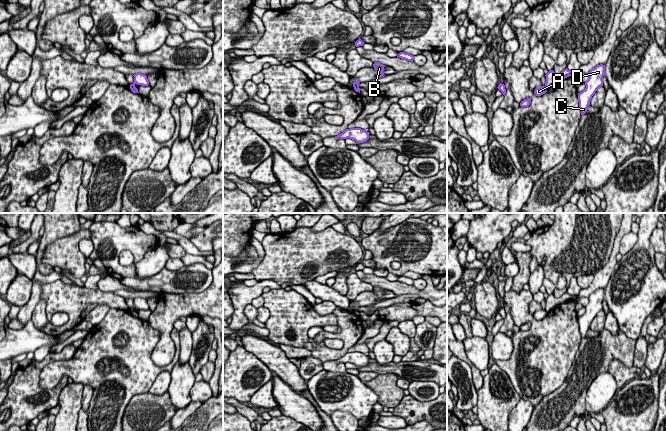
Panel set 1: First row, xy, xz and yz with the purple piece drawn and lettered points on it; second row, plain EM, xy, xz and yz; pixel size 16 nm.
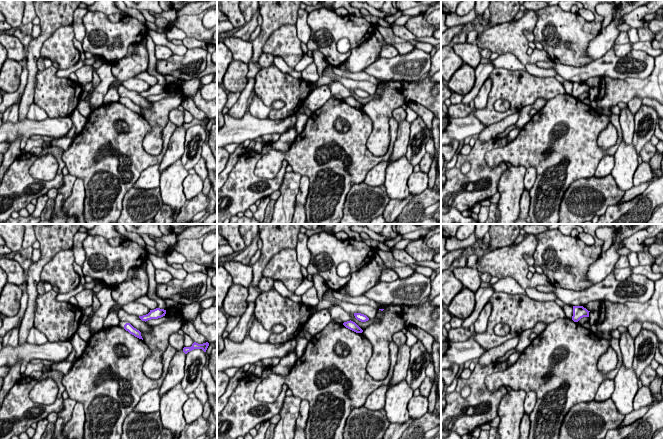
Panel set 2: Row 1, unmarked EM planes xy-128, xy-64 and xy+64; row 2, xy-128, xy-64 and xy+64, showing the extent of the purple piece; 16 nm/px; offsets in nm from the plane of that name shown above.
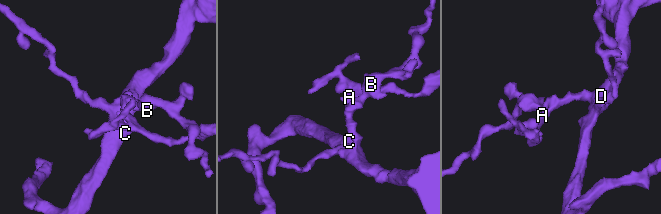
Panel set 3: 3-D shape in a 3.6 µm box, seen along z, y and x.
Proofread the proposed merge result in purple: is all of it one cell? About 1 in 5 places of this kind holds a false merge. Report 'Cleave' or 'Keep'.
Cleave

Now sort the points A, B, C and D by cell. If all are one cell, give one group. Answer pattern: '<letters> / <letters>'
A / B C D

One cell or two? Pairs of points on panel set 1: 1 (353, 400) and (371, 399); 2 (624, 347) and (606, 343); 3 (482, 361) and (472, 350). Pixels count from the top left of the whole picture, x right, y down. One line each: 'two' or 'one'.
1: one
2: one
3: one

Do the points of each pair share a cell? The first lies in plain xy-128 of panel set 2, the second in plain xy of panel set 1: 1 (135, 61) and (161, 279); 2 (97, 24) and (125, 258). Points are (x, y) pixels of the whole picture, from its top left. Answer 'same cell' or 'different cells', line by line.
1: different cells
2: different cells

